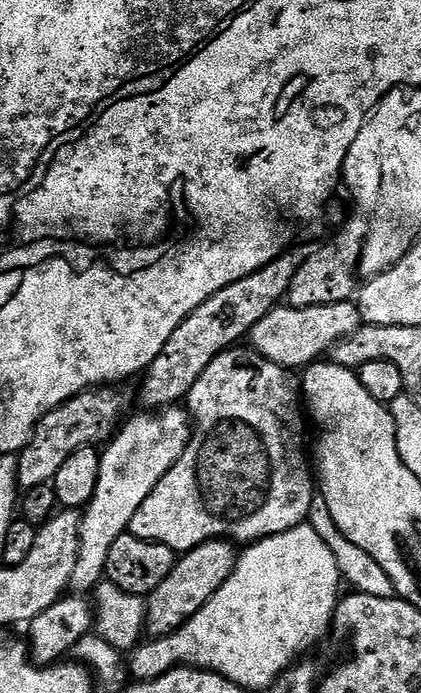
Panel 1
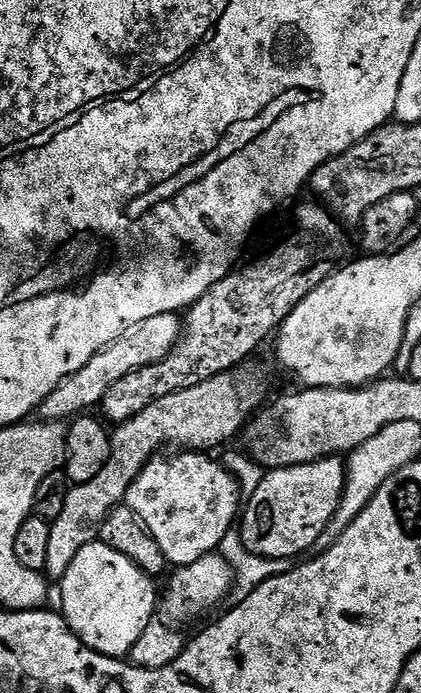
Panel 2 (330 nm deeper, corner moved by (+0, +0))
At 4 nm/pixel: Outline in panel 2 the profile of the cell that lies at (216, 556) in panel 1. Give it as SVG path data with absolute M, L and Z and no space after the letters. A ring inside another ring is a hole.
M339 455L265 471L238 520L244 549L271 560L292 560L303 557L307 548L315 549L340 505L346 472L345 461Z

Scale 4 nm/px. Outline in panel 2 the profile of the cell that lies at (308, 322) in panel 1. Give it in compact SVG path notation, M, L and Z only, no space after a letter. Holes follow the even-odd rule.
M175 312L170 314L154 314L154 318L146 318L138 322L138 326L130 326L122 338L114 338L110 346L106 346L82 370L67 376L52 393L43 400L38 409L41 421L71 421L77 414L87 413L92 407L103 405L106 394L114 382L122 382L126 374L141 372L146 366L154 366L154 362L162 362L171 354L172 347L180 340L182 320Z

